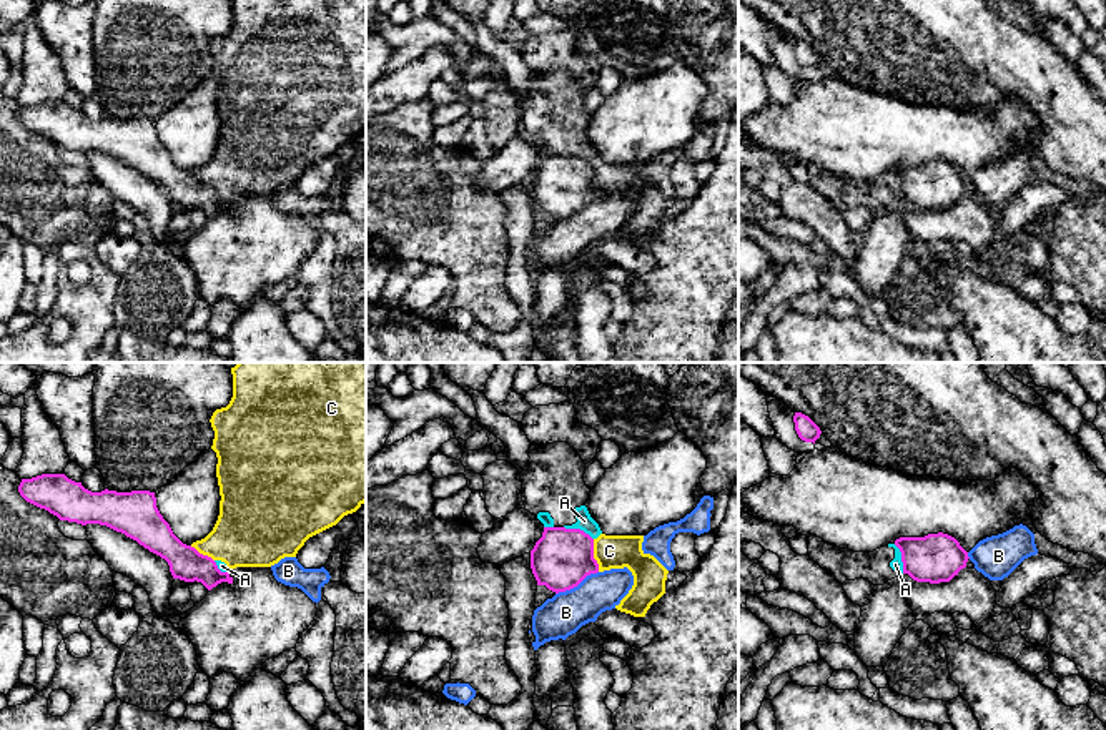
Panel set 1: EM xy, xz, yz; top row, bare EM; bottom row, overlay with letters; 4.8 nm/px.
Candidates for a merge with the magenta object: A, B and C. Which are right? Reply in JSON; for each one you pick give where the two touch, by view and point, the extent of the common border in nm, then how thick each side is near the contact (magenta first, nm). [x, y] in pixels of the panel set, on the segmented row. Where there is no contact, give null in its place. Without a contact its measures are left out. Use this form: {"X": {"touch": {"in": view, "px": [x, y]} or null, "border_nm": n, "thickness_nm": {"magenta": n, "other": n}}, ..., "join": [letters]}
{"join": []}

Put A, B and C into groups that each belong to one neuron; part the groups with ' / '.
A C / B

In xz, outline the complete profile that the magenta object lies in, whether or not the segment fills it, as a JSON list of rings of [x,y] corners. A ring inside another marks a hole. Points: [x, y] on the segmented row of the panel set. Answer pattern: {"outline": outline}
{"outline": [[[544,527],[531,550],[531,569],[537,585],[555,594],[570,590],[599,572],[594,539],[580,529]]]}

